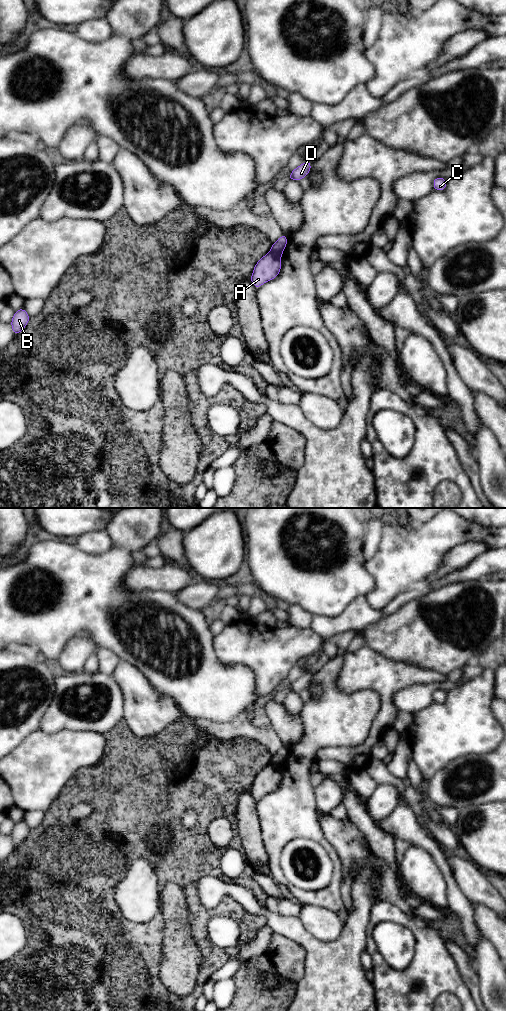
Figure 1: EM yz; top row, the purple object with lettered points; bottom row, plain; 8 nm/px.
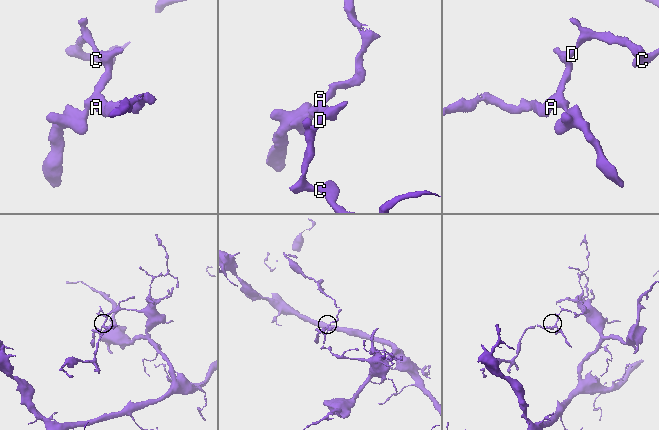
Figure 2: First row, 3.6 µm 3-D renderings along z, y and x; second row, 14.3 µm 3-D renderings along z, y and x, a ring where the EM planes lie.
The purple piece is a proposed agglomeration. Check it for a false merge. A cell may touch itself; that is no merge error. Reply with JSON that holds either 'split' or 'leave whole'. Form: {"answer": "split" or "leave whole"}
{"answer": "split"}

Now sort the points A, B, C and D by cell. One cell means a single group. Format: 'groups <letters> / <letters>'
groups A B / C D

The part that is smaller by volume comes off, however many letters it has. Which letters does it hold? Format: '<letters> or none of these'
A, B

